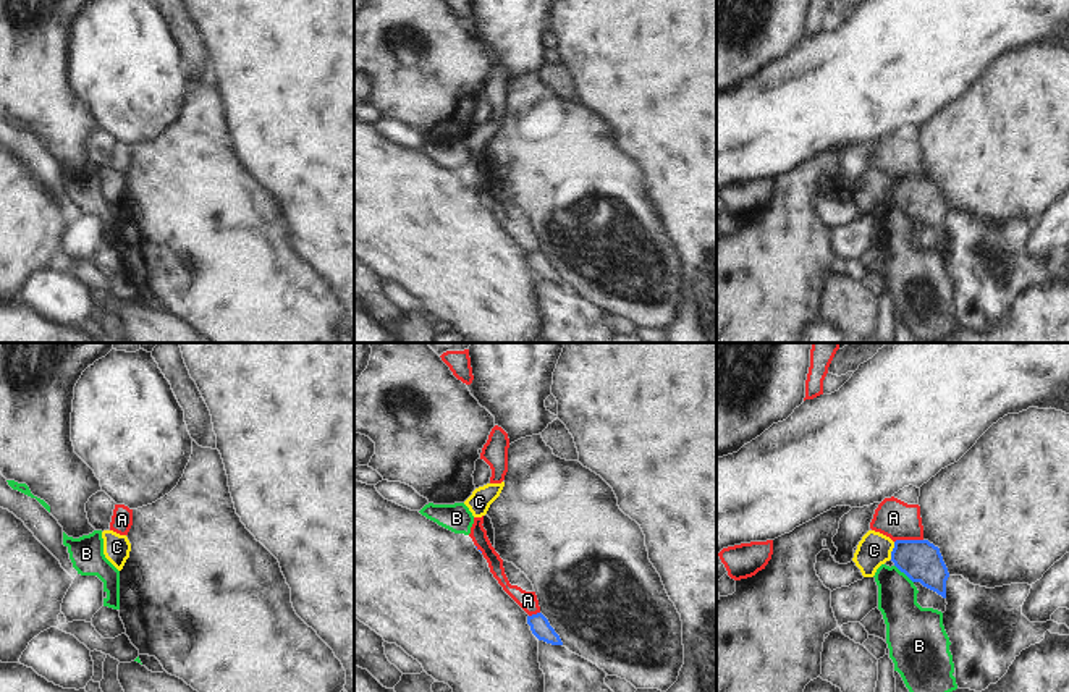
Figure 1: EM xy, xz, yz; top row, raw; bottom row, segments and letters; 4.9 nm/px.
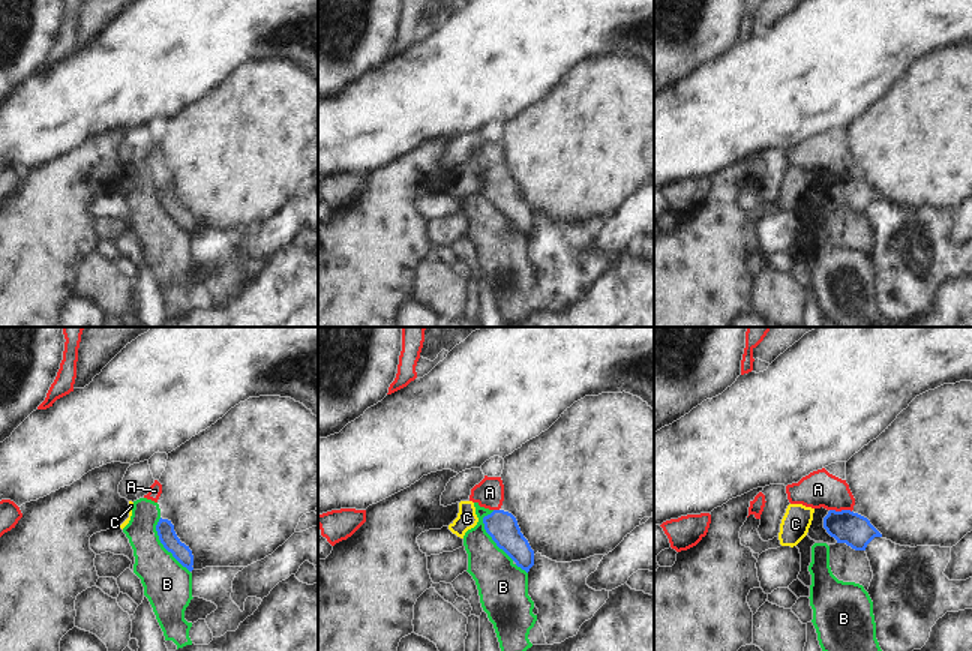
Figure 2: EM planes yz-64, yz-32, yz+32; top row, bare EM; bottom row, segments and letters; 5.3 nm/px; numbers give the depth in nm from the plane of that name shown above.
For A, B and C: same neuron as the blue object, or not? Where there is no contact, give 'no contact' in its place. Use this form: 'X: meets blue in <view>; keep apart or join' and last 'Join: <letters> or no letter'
A: meets blue in yz; keep apart
B: meets blue in yz; keep apart
C: meets blue in yz; keep apart
Join: no letter

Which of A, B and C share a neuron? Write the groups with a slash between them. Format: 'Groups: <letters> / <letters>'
Groups: A / B / C

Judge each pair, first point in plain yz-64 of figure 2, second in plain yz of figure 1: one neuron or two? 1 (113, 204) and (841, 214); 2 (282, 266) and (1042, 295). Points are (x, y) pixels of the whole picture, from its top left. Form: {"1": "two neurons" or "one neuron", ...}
{"1": "one neuron", "2": "one neuron"}

